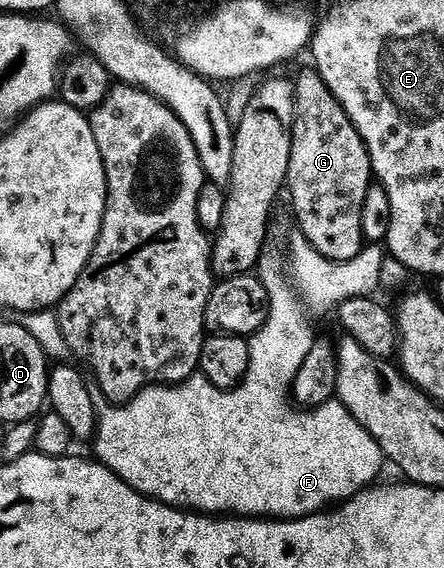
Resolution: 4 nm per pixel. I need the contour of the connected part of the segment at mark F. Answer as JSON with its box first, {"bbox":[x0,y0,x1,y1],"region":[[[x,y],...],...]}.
{"bbox":[88,339,384,521],"region":[[[262,339],[250,341],[248,375],[236,389],[217,389],[212,387],[212,383],[208,383],[206,377],[195,375],[187,381],[179,381],[177,385],[156,385],[144,389],[126,404],[112,407],[111,402],[103,398],[98,384],[88,384],[88,395],[92,395],[92,403],[98,406],[98,432],[92,442],[92,448],[98,452],[97,460],[111,473],[115,473],[121,481],[131,485],[137,493],[153,497],[155,501],[160,501],[164,505],[172,505],[183,511],[197,511],[202,515],[233,515],[239,519],[297,521],[299,517],[310,517],[314,513],[321,513],[327,507],[355,497],[363,489],[371,488],[381,478],[378,476],[382,473],[382,465],[384,466],[384,454],[380,443],[372,439],[369,431],[350,414],[348,407],[344,407],[337,399],[326,401],[315,409],[295,407],[292,404],[292,390],[296,375],[302,366],[301,356],[282,357],[281,351],[274,349],[272,342],[258,340]]]}

